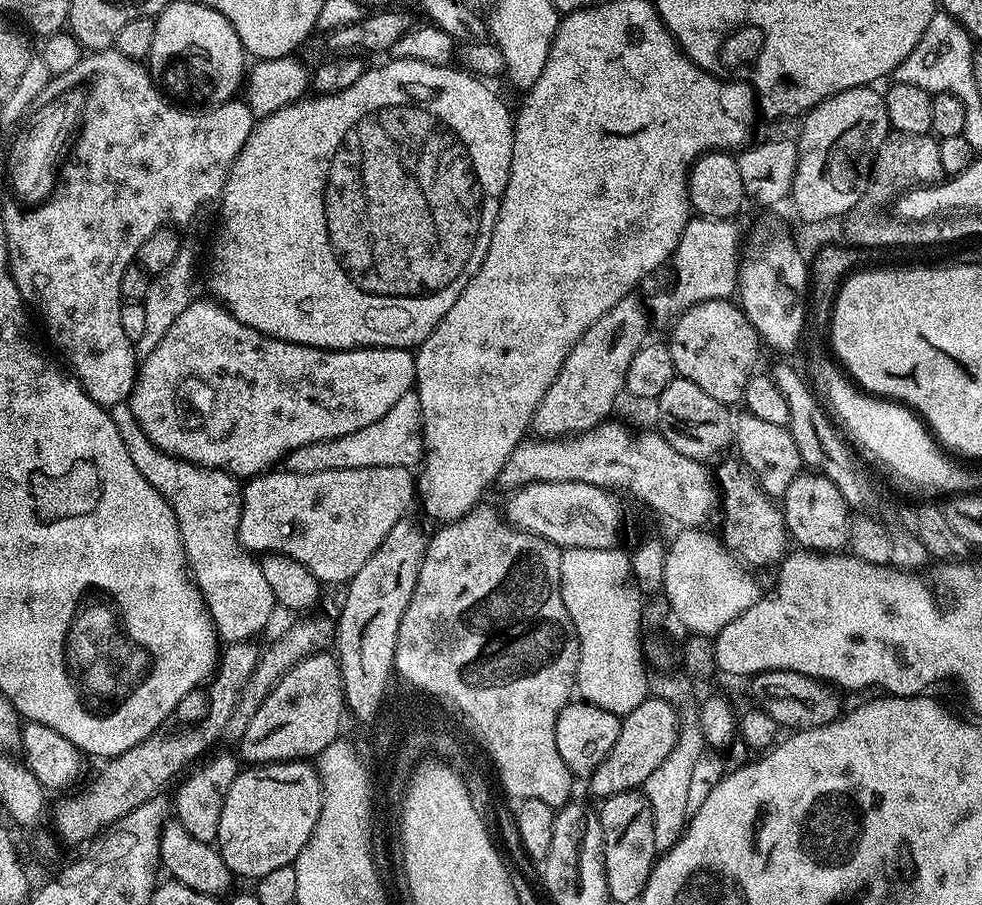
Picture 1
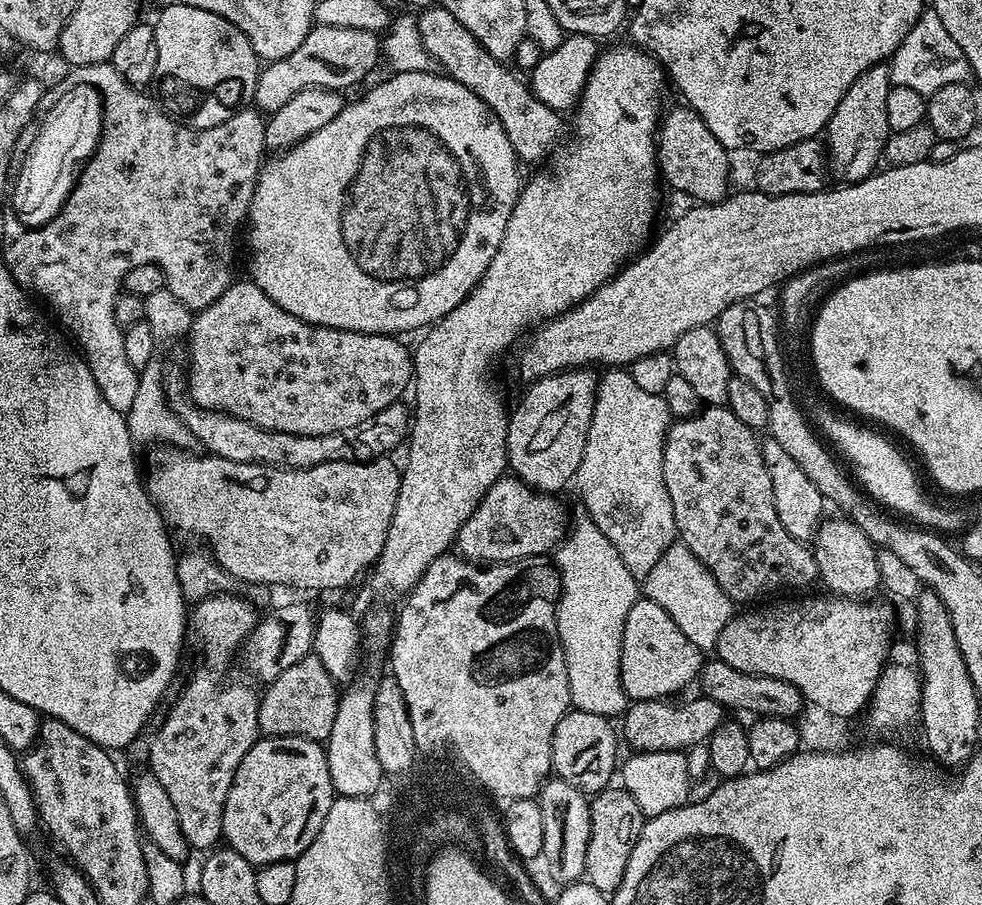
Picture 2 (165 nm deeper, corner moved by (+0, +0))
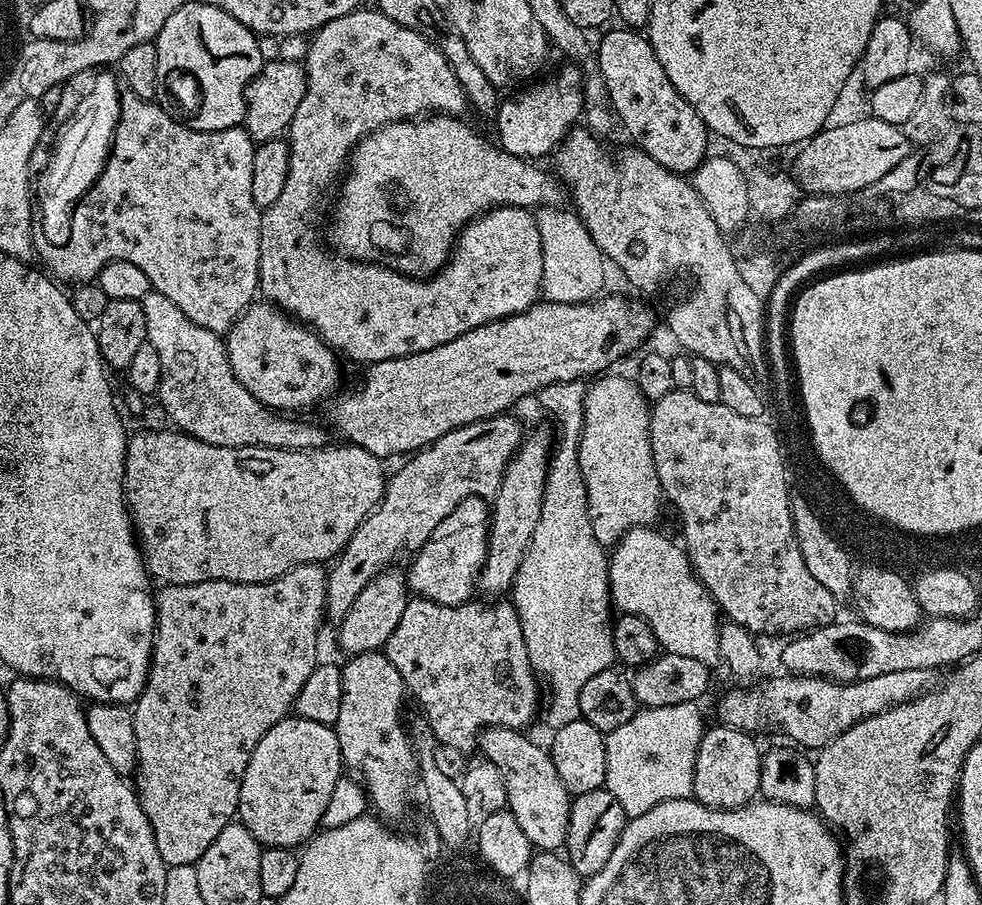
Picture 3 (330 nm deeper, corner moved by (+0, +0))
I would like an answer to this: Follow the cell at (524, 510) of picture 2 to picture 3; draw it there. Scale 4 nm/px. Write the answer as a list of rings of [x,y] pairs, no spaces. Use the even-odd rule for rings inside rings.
[[[471,496],[458,502],[458,506],[454,506],[454,510],[450,510],[450,514],[446,514],[446,518],[438,522],[438,526],[434,526],[434,534],[430,534],[430,538],[426,538],[426,542],[420,548],[415,549],[413,556],[416,557],[413,558],[412,565],[406,568],[409,589],[417,597],[433,600],[446,606],[469,603],[473,599],[472,591],[474,593],[477,591],[482,566],[488,561],[489,523],[490,504],[485,497]]]

